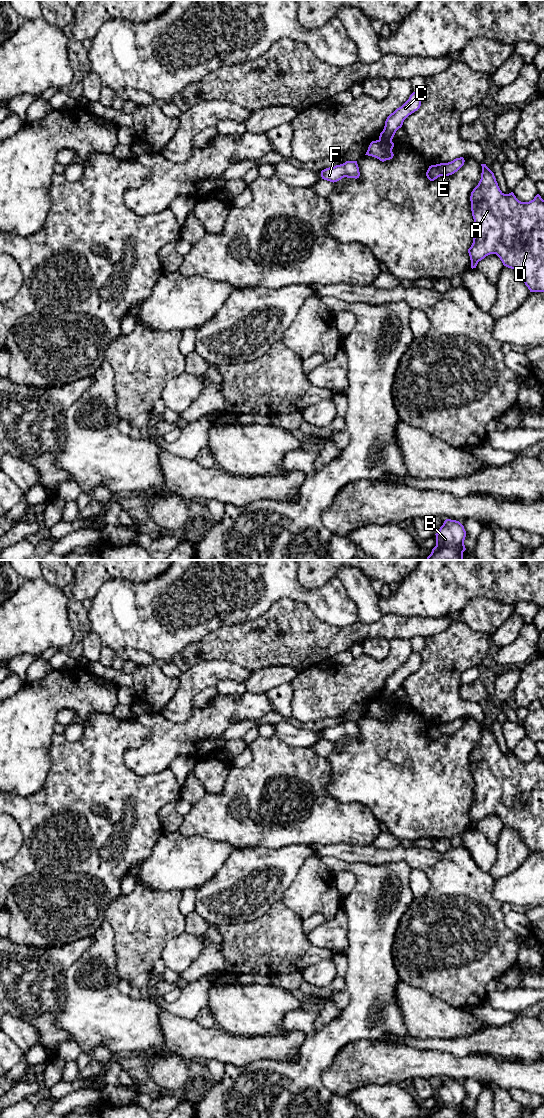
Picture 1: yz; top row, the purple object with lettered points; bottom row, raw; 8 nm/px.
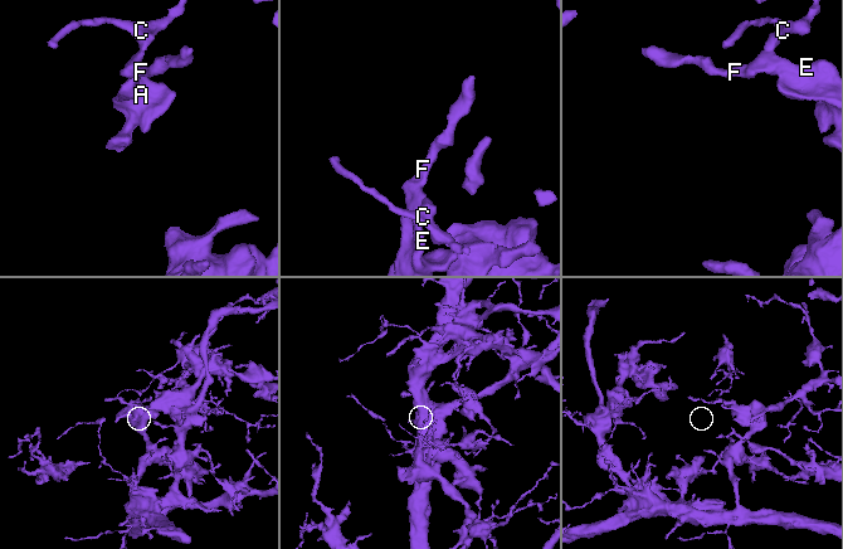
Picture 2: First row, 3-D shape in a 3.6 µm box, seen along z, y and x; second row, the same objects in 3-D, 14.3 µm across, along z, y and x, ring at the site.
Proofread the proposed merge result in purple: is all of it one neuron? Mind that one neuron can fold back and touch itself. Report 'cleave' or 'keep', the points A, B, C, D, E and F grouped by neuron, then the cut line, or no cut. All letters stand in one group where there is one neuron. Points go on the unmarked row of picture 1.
cleave | A B D E F / C | yz (378, 700), (391, 701)

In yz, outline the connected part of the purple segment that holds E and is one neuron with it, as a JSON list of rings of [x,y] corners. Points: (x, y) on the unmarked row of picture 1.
[[[456,718],[448,723],[440,723],[429,726],[426,736],[430,741],[434,741],[440,736],[449,736],[457,732],[464,725],[464,718]]]

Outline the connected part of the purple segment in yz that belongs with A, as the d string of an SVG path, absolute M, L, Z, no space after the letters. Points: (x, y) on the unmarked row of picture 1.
M481 724L481 726L481 739L470 756L475 783L473 803L468 809L471 828L476 828L478 822L486 816L496 814L504 826L517 831L530 852L544 852L544 760L537 754L529 762L521 762L513 752L504 754L498 746L494 733L486 724Z

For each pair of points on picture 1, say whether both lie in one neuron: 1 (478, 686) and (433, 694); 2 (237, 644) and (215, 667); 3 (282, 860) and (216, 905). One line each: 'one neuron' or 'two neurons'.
1: two neurons
2: two neurons
3: one neuron

